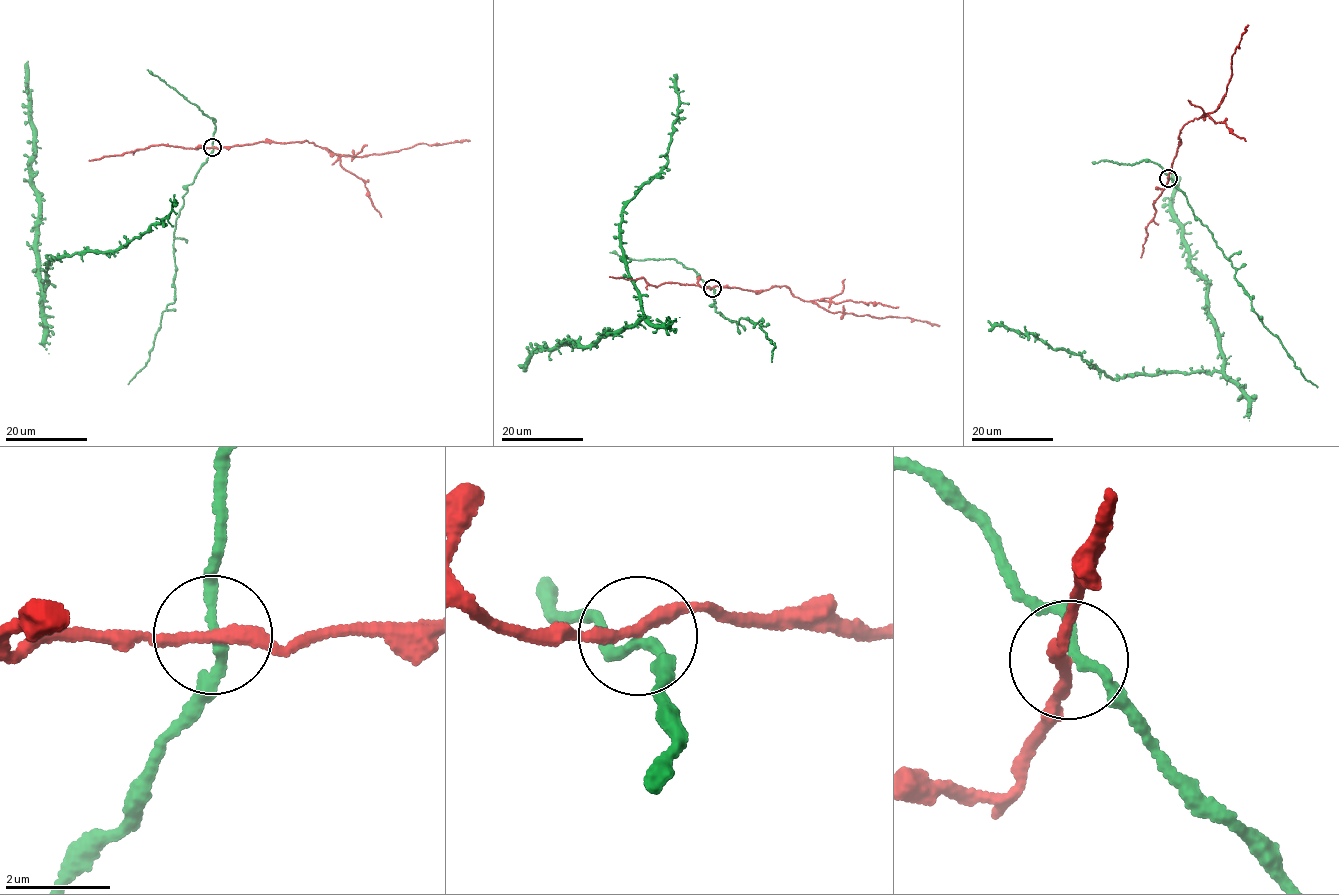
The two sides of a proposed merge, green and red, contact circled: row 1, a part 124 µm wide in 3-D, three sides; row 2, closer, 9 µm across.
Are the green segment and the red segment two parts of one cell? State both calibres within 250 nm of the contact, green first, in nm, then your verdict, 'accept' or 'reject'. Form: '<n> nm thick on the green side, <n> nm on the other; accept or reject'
180 nm thick on the green side, 240 nm on the other; reject

